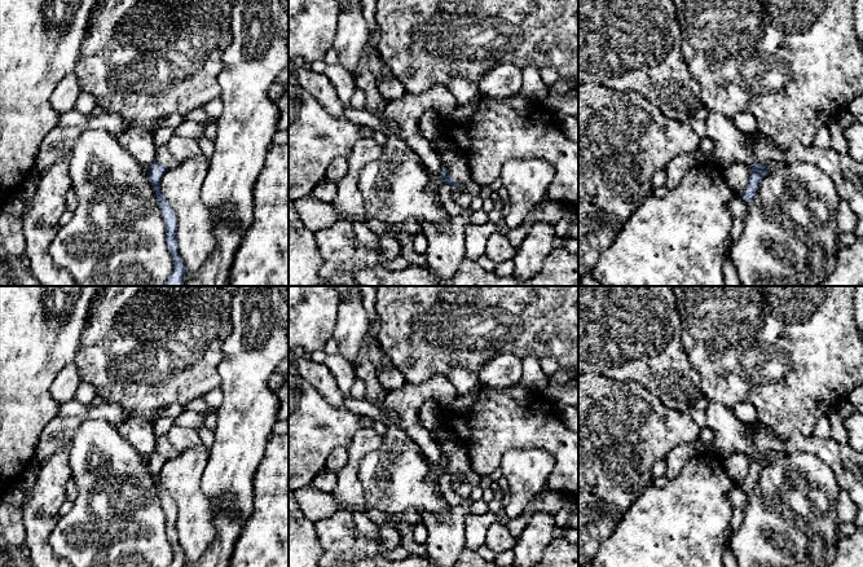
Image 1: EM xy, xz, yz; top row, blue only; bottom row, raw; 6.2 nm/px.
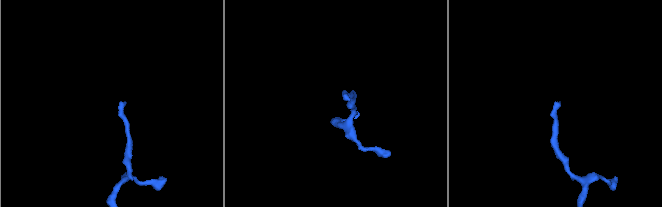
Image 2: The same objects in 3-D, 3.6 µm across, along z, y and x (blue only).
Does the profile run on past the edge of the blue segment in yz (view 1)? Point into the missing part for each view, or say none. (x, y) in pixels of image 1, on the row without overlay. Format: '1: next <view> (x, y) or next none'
1: next none

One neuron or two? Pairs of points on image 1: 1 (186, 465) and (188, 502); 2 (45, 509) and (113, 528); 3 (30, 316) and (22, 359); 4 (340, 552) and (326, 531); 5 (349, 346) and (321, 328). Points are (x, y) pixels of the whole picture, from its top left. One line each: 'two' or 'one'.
1: one
2: two
3: one
4: one
5: two

